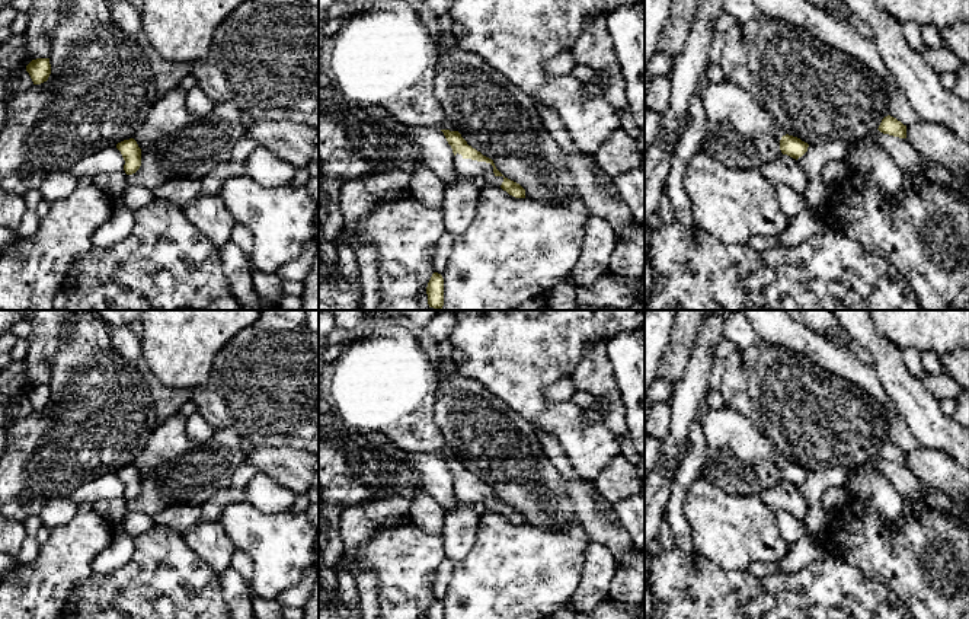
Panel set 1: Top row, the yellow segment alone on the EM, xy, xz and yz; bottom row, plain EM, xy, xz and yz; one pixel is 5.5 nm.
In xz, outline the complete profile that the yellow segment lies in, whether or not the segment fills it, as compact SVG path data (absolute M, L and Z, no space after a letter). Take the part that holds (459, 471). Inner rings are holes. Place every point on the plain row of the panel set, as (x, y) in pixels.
M441 456L452 475L457 497L470 507L483 505L506 517L515 524L525 524L525 516L505 504L493 486L467 470L458 457Z

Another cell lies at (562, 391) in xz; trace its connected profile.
M565 376L544 390L549 403L569 402L575 393L575 386L569 376Z

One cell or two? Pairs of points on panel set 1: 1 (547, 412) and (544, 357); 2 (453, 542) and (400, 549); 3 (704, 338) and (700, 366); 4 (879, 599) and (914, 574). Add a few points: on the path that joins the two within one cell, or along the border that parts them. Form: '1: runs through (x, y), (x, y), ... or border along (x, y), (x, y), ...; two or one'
1: runs through (537, 399), (537, 370); one
2: border along (441, 535), (445, 557); two
3: runs through (704, 345), (702, 359); one
4: border along (862, 571), (882, 581), (904, 603); two

